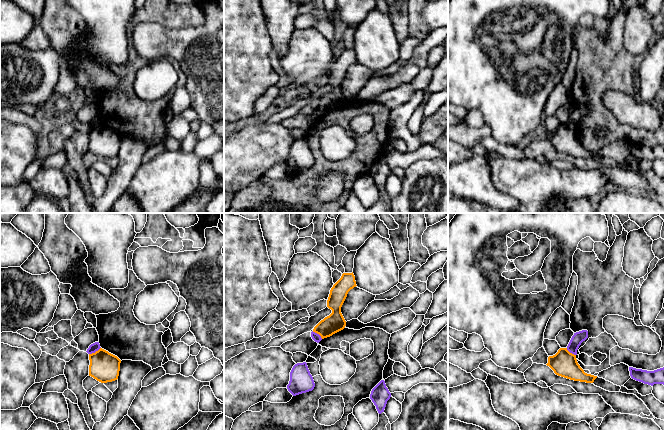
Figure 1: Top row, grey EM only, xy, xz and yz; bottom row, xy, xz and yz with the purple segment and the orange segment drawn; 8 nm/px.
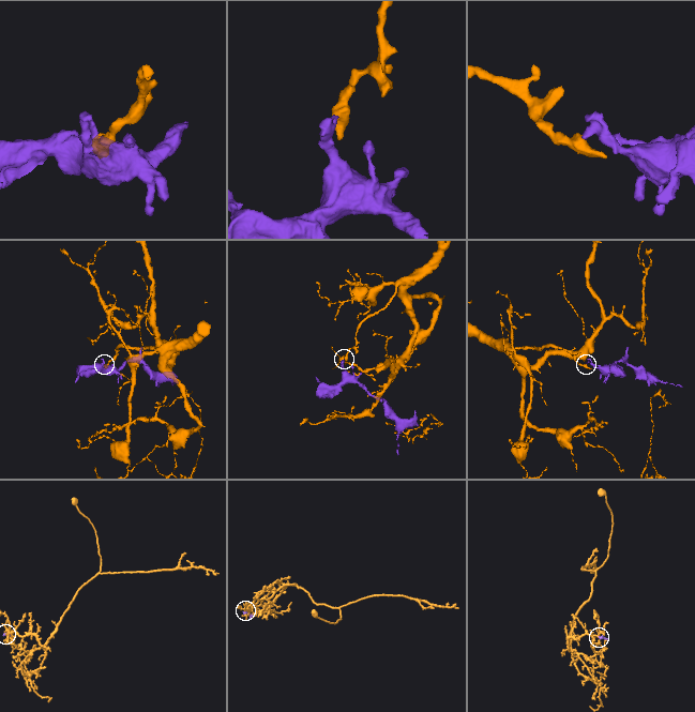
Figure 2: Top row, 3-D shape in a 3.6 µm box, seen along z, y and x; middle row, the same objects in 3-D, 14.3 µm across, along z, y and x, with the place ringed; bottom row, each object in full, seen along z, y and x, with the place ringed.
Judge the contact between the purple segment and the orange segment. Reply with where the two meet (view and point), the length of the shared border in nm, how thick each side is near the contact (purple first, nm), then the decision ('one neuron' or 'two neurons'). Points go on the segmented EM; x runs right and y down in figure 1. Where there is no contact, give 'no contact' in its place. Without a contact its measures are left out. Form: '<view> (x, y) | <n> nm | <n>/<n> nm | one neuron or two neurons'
xy (94, 352) | 110 nm | 70/240 nm | two neurons

